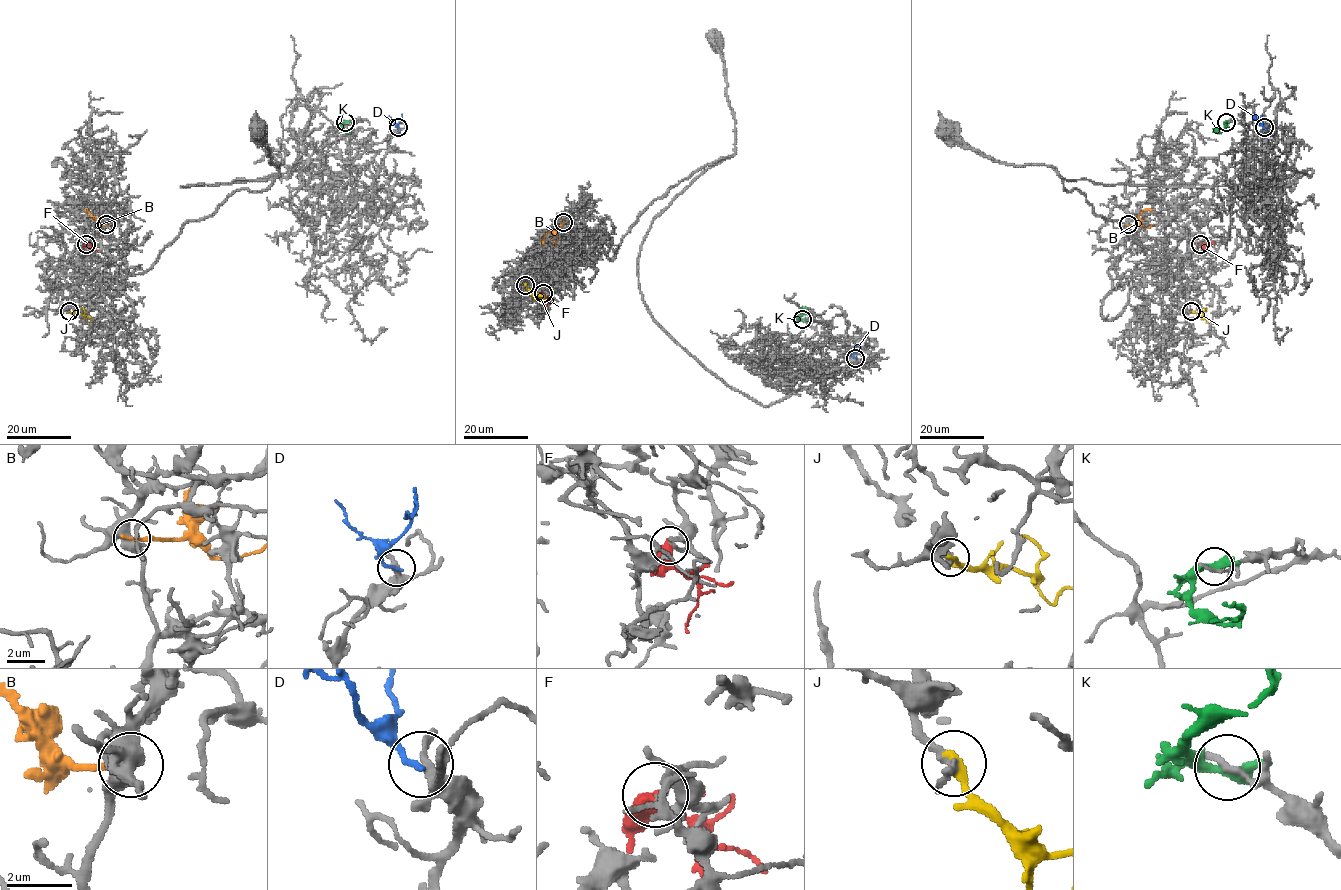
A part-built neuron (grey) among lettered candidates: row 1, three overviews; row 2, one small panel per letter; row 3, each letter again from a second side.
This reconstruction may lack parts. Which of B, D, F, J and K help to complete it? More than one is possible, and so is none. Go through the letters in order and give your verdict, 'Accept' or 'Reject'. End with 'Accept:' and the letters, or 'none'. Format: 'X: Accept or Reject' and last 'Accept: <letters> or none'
B: Reject
D: Reject
F: Reject
J: Accept
K: Reject
Accept: J

